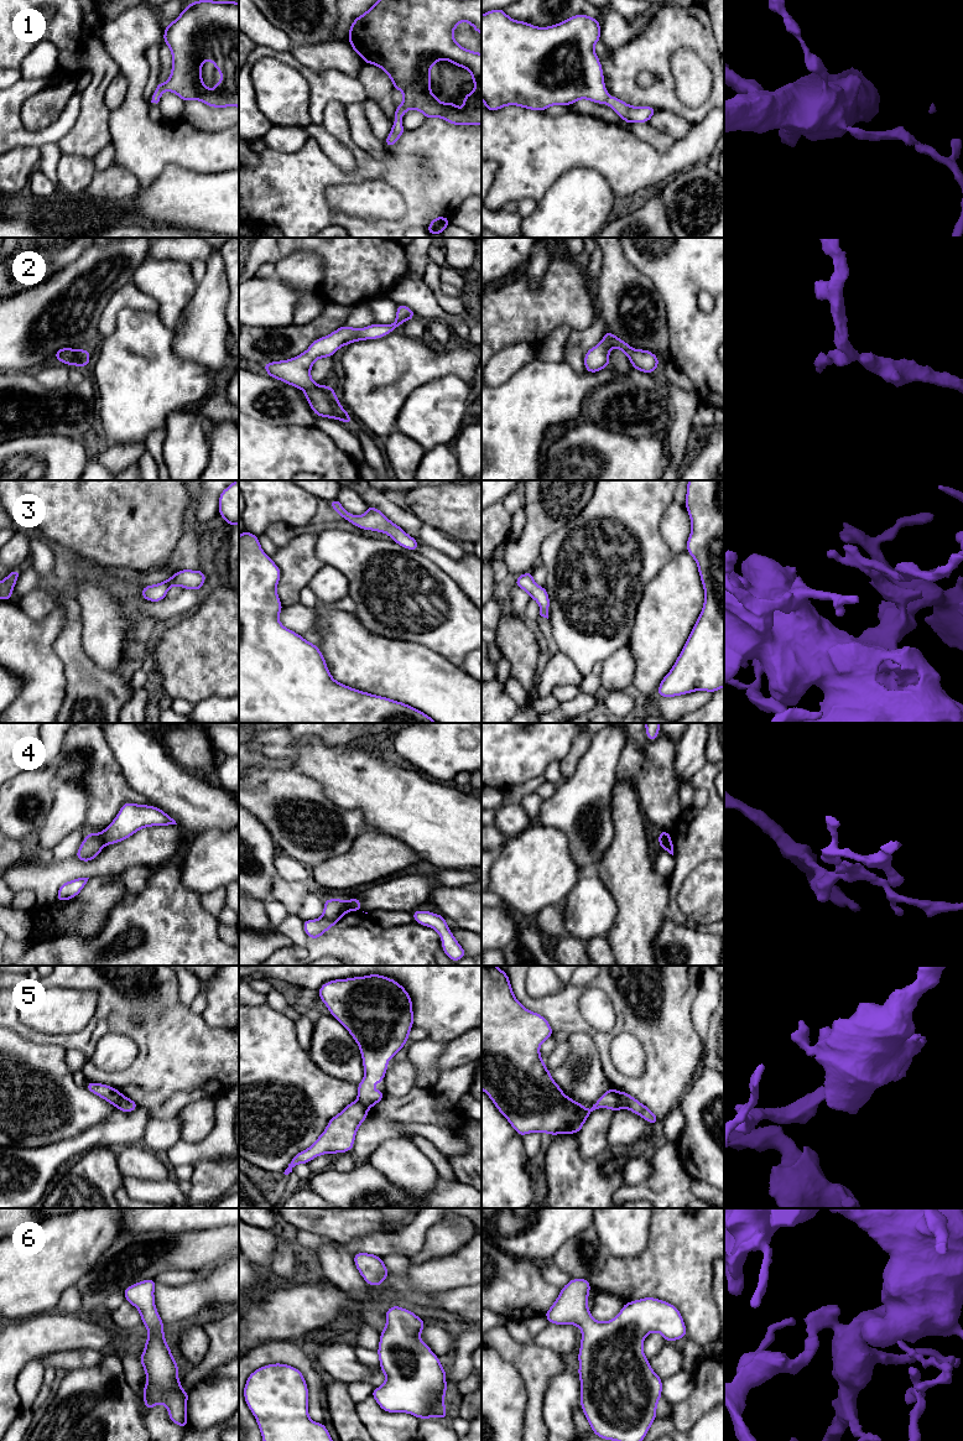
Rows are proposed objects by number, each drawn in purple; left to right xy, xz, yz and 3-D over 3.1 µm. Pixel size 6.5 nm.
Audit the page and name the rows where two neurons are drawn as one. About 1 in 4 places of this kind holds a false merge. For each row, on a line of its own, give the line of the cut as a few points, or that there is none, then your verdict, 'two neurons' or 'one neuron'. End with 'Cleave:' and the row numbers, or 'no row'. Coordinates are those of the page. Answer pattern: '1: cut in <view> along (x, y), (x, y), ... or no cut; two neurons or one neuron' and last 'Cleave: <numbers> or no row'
1: no cut; one neuron
2: no cut; one neuron
3: no cut; one neuron
4: cut in xy along (98, 833), (104, 844); two neurons
5: cut in yz along (615, 1091), (619, 1102), (624, 1107); two neurons
6: no cut; one neuron
Cleave: 4, 5

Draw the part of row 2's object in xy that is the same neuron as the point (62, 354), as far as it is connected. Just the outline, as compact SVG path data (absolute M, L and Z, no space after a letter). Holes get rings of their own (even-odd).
M59 348L54 358L58 363L66 363L71 366L78 365L87 368L90 360L90 352L85 349Z

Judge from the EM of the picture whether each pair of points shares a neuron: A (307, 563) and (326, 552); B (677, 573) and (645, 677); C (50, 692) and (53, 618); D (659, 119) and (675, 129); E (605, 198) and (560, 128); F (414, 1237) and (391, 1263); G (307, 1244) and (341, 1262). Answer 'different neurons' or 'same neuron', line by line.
A: different neurons
B: same neuron
C: same neuron
D: same neuron
E: different neurons
F: different neurons
G: different neurons

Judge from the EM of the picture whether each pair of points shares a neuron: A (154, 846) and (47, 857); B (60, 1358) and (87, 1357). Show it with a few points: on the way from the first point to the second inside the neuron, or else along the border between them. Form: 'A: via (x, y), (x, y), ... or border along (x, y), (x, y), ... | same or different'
A: border along (53, 861), (38, 863) | different
B: via (66, 1358), (81, 1358) | same

